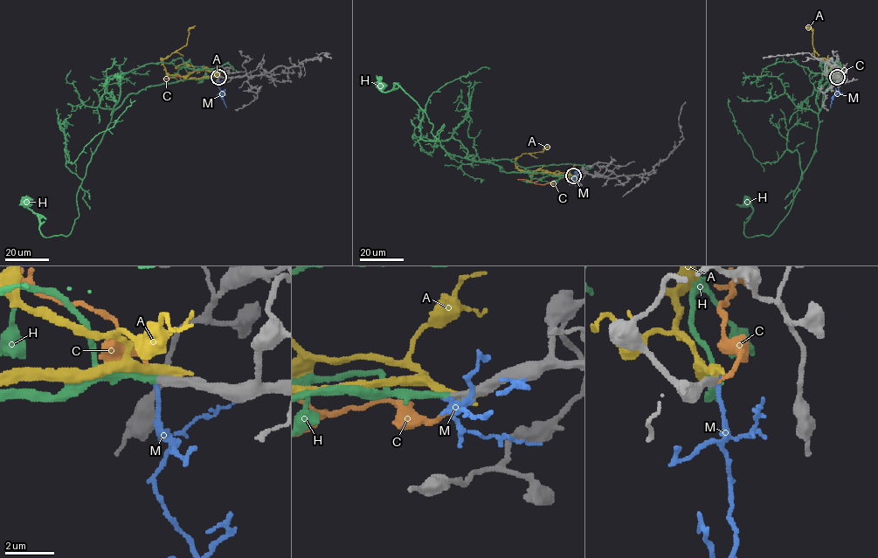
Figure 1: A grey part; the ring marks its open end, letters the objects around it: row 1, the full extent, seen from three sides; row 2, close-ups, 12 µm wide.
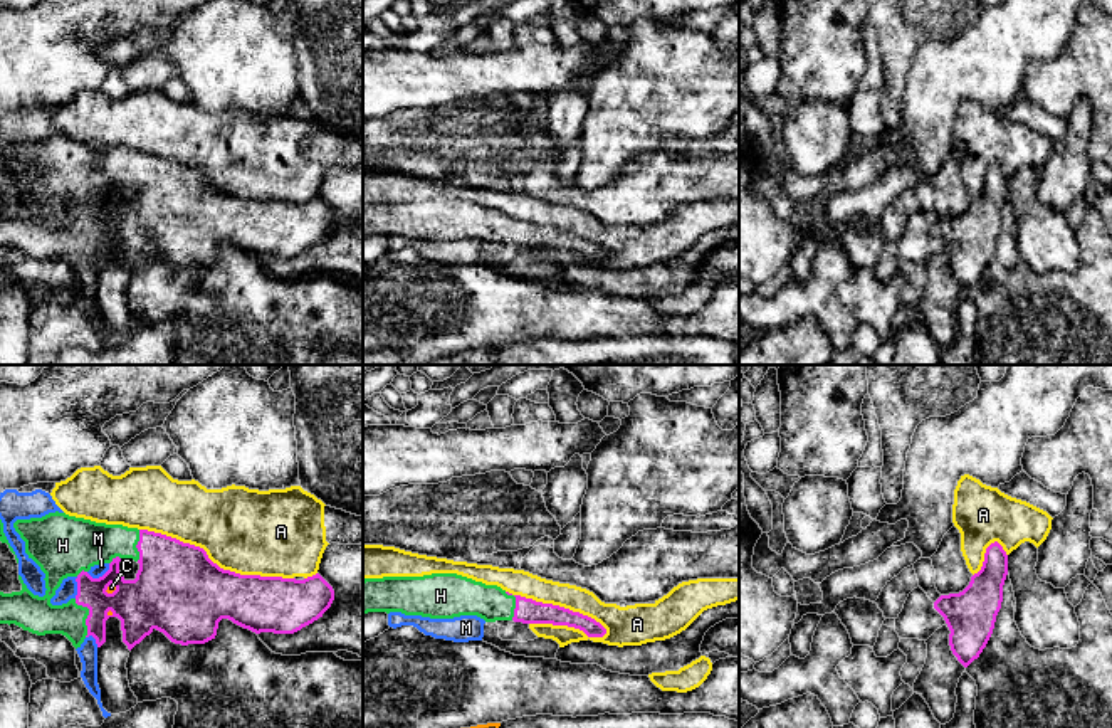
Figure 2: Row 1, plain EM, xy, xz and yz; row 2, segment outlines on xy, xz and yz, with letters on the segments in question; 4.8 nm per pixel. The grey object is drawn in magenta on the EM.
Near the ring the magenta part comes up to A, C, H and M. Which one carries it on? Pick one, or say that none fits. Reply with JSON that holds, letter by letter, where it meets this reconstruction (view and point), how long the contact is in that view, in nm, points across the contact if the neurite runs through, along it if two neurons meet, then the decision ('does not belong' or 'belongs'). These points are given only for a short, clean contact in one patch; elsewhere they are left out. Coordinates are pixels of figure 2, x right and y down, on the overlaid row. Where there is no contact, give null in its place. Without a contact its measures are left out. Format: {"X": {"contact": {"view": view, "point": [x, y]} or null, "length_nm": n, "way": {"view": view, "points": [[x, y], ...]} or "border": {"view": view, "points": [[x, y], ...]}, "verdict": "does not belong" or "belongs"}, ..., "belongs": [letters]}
{"A": {"contact": {"view": "xz", "point": [558, 606]}, "length_nm": 550, "verdict": "does not belong"}, "C": {"contact": {"view": "xy", "point": [106, 589]}, "length_nm": 70, "border": {"view": "xy", "points": [[111, 582], [106, 590], [108, 594]]}, "verdict": "does not belong"}, "H": {"contact": {"view": "xy", "point": [88, 616]}, "length_nm": 190, "verdict": "belongs"}, "M": {"contact": {"view": "xy", "point": [99, 577]}, "length_nm": 130, "border": {"view": "xy", "points": [[110, 564], [98, 577], [91, 577], [86, 572]]}, "verdict": "does not belong"}, "belongs": ["H"]}

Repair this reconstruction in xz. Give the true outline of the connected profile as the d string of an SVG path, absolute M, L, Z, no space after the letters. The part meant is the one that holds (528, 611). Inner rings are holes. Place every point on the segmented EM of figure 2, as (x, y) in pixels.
M457 573L423 577L383 577L363 580L363 615L401 612L430 619L477 615L485 622L568 625L588 637L603 637L606 629L595 619L569 609L512 595Z

